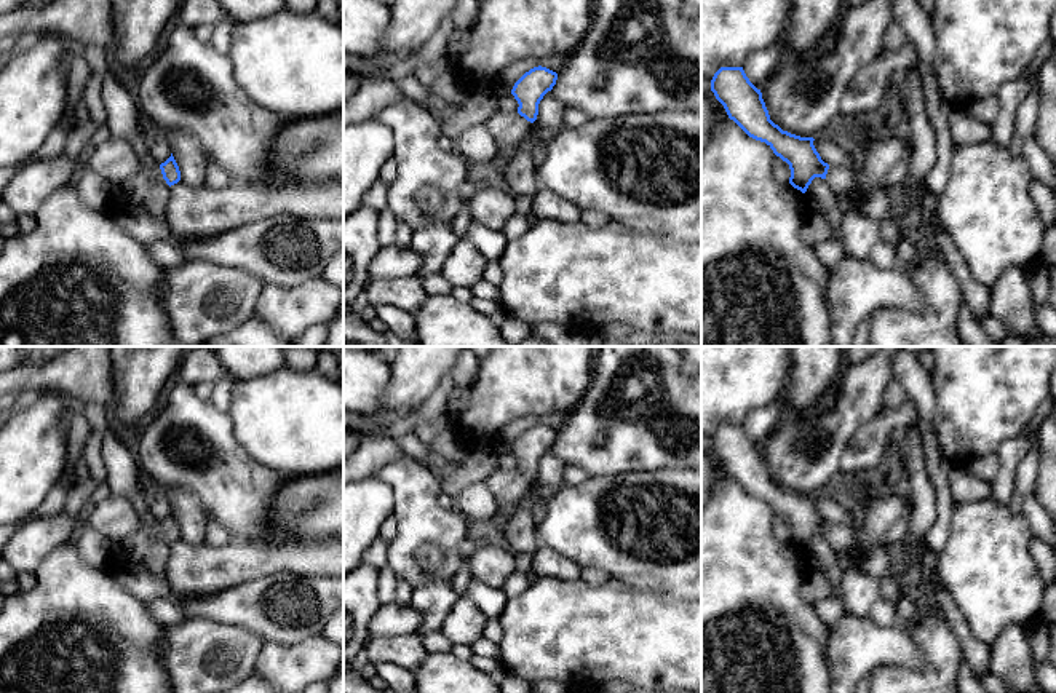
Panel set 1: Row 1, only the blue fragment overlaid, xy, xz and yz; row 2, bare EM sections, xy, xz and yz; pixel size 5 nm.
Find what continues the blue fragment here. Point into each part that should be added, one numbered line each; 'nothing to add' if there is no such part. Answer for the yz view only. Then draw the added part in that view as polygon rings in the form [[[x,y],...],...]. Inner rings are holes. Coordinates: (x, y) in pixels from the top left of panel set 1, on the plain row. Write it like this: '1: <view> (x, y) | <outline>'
1: yz (844, 540) | [[[829,524],[824,538],[836,551],[839,560],[852,564],[858,557],[856,529],[842,524]]]

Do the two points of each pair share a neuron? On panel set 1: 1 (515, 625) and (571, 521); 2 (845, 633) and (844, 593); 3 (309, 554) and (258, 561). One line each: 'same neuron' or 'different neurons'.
1: different neurons
2: different neurons
3: same neuron

